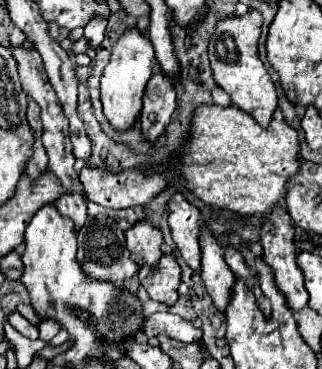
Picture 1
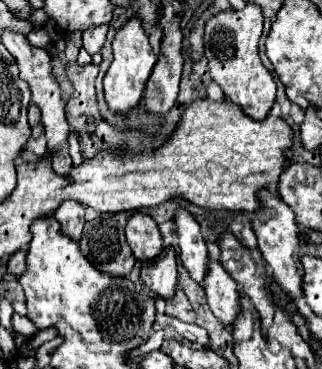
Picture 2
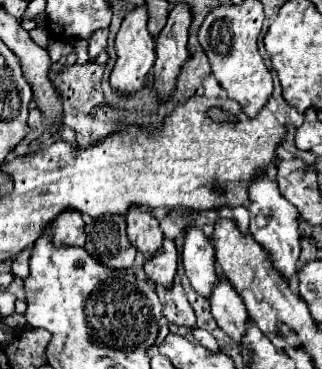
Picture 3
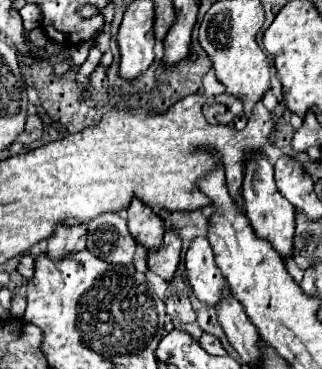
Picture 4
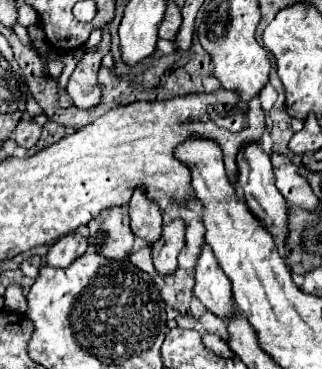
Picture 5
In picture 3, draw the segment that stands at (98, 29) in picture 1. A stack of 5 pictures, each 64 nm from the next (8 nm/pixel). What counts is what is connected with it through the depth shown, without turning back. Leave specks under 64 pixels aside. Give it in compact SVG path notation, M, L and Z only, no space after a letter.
M106 28L96 30L88 38L88 54L90 54L90 60L94 60L102 50L106 50L106 38L108 38L108 30Z

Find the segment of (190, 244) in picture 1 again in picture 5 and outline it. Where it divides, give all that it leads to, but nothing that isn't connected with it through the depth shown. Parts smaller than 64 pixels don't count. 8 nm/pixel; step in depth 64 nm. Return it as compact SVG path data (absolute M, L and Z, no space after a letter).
M202 244L196 266L194 266L194 296L216 316L228 316L232 312L232 284L224 276L222 268L216 264L212 248Z

